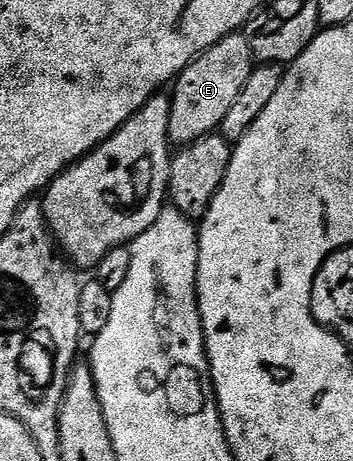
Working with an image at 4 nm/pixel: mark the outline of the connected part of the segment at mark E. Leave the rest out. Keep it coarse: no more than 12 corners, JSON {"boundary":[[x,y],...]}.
{"boundary":[[236,31],[174,82],[176,146],[214,134],[257,68]]}

